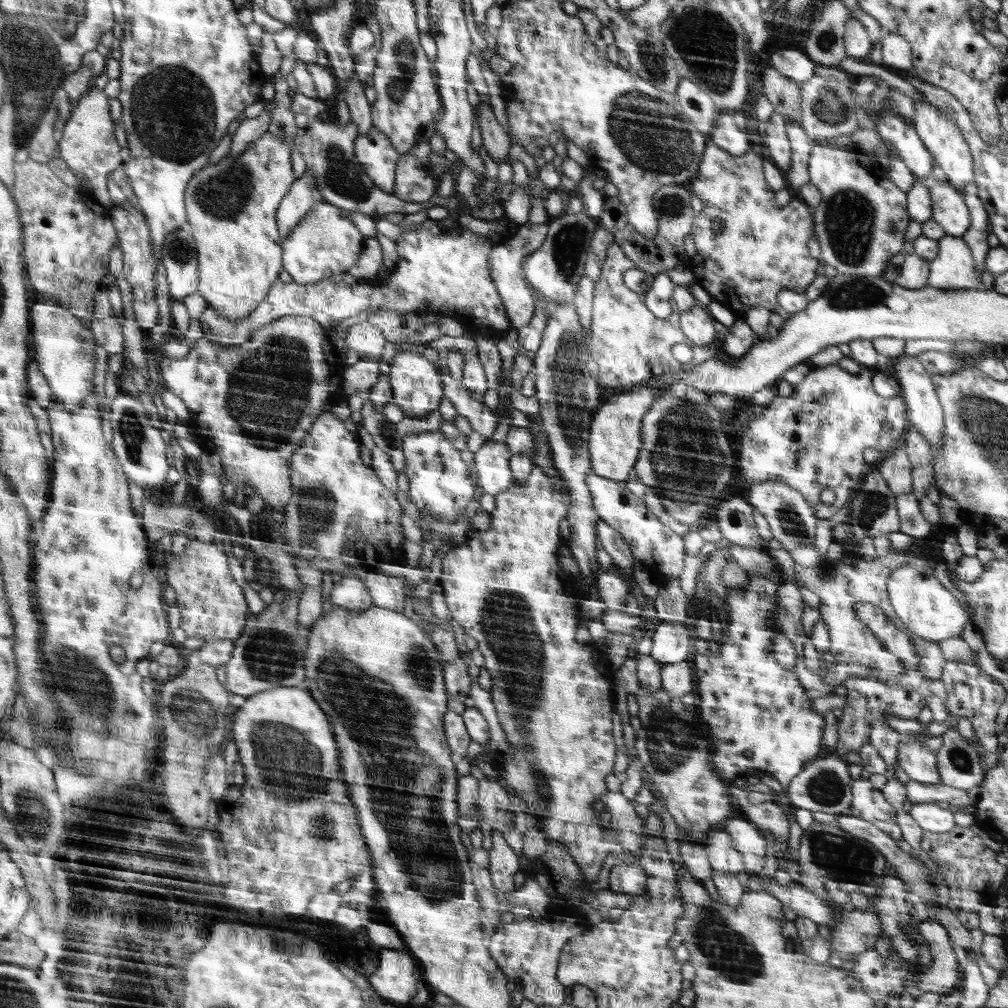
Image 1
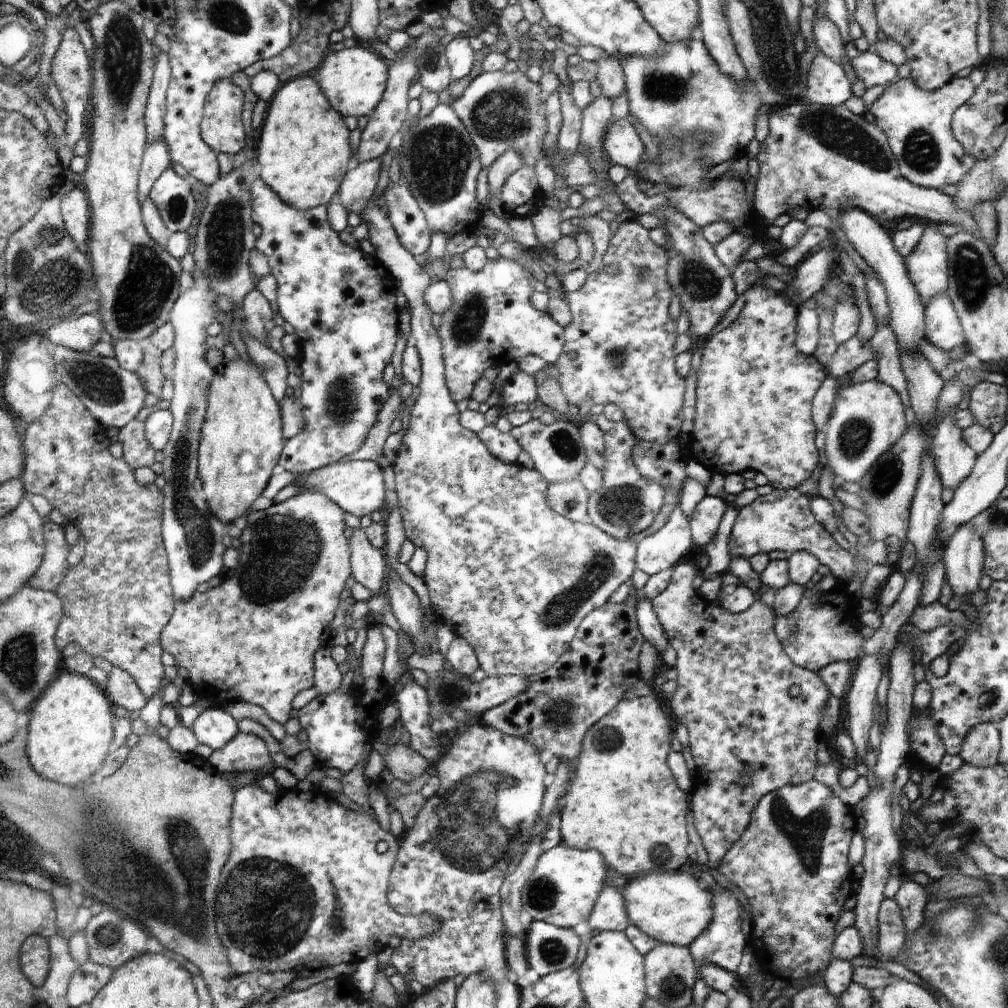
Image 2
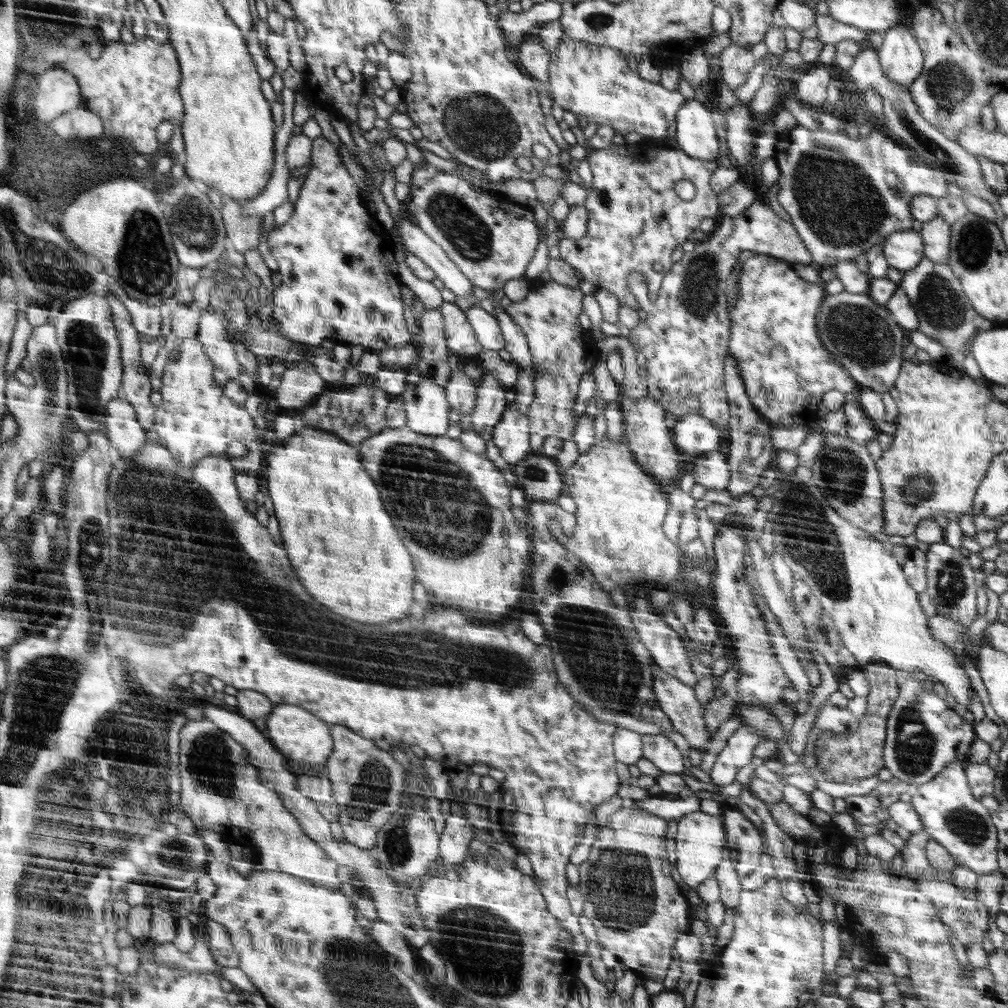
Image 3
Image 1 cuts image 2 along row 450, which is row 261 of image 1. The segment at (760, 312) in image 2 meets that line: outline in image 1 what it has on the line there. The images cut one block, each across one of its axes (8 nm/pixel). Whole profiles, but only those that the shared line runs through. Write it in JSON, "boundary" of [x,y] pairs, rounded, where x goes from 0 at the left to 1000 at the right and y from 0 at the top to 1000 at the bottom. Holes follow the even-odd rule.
{"boundary":[[[702,143],[702,151],[698,151],[693,172],[694,176],[684,186],[687,192],[692,194],[698,203],[696,210],[688,218],[685,230],[691,248],[687,255],[686,266],[690,282],[704,292],[705,298],[713,298],[731,315],[738,317],[744,308],[754,303],[769,310],[772,292],[777,286],[793,291],[800,290],[810,277],[812,268],[812,257],[806,256],[802,250],[802,228],[804,236],[809,234],[809,228],[806,228],[809,220],[806,220],[806,210],[802,216],[802,204],[790,195],[778,206],[770,206],[768,188],[760,183],[756,173],[756,157],[752,157],[746,150],[736,155],[727,155],[710,143]]]}

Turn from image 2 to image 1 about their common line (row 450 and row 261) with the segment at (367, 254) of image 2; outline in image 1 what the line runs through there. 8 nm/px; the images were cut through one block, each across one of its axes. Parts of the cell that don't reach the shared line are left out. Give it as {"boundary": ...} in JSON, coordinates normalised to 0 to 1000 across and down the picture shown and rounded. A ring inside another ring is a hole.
{"boundary":[[[325,201],[312,203],[300,221],[296,221],[281,240],[281,261],[283,270],[296,282],[310,282],[329,273],[343,271],[352,263],[361,242],[361,234],[355,223],[345,215],[347,210]]]}

